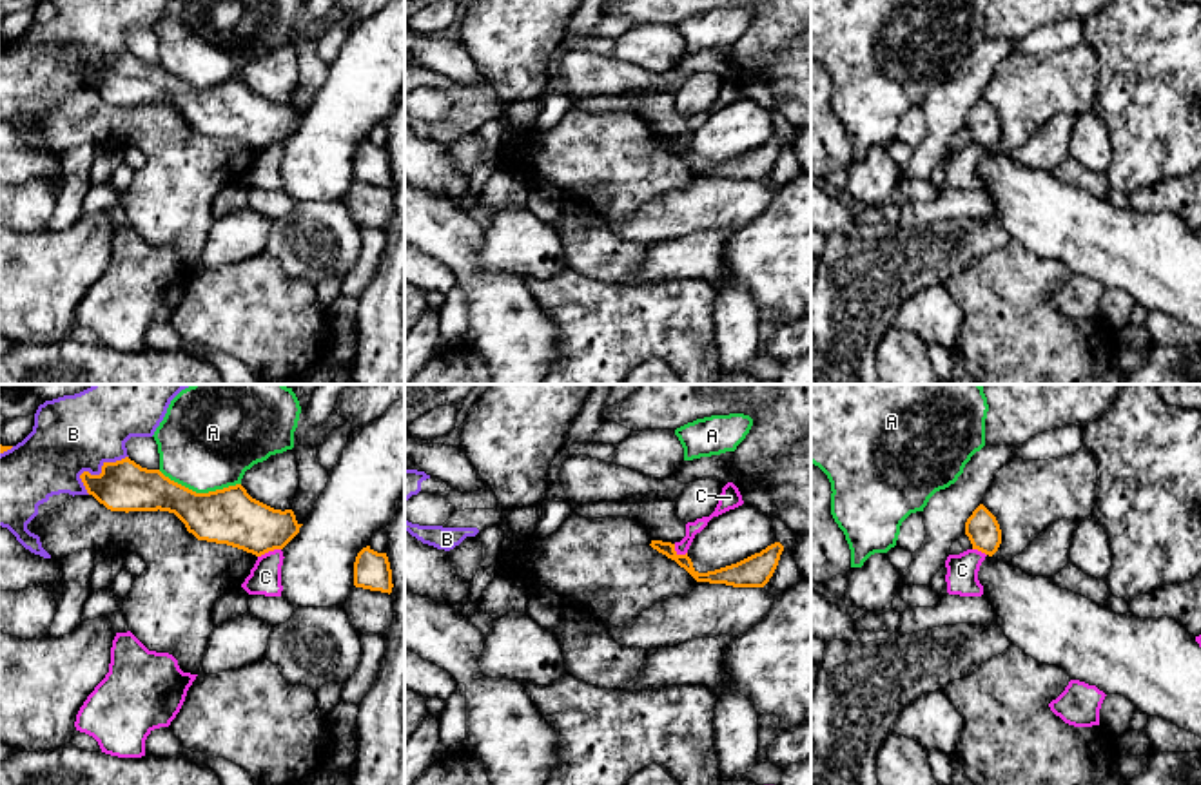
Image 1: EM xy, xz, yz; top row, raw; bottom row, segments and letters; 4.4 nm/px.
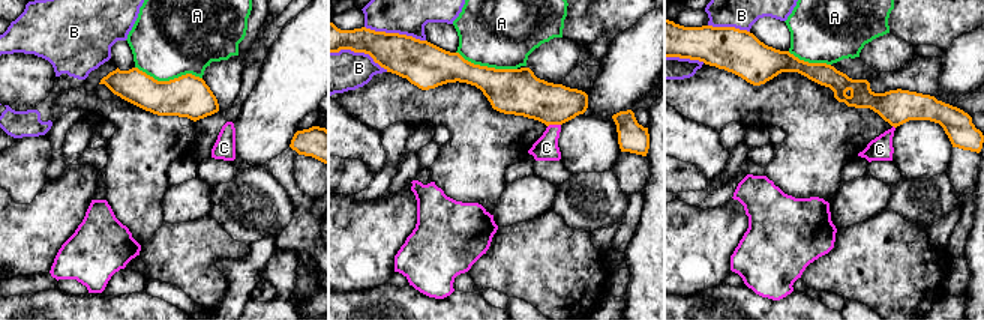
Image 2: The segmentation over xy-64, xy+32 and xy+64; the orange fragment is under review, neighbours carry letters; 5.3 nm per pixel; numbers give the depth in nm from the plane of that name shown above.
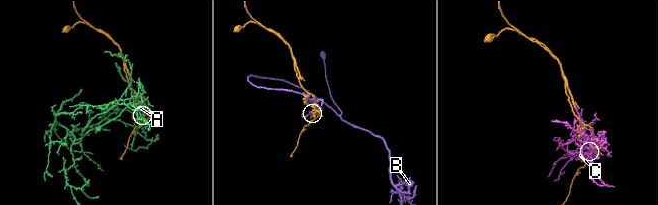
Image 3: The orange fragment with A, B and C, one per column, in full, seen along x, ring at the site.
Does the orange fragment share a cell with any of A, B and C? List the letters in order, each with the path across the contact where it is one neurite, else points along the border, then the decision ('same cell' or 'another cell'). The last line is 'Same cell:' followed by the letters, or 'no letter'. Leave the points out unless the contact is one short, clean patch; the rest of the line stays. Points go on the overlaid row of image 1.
A: another cell
B: another cell
C: same cell
Same cell: C

